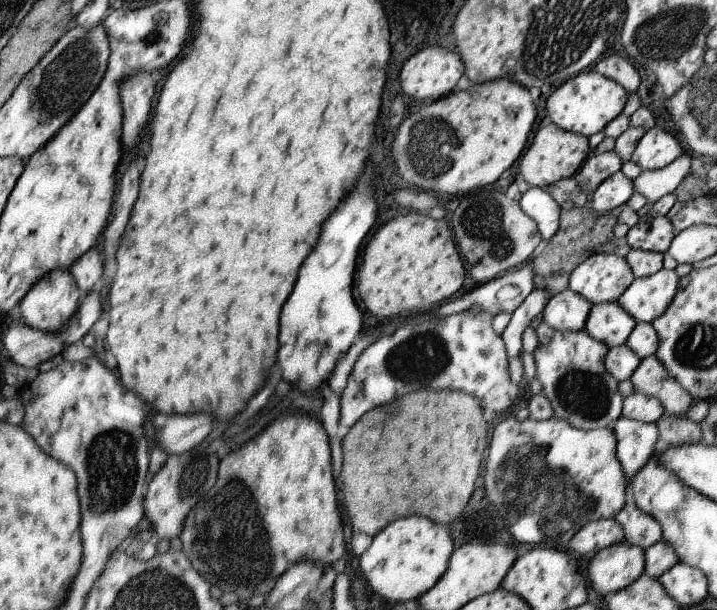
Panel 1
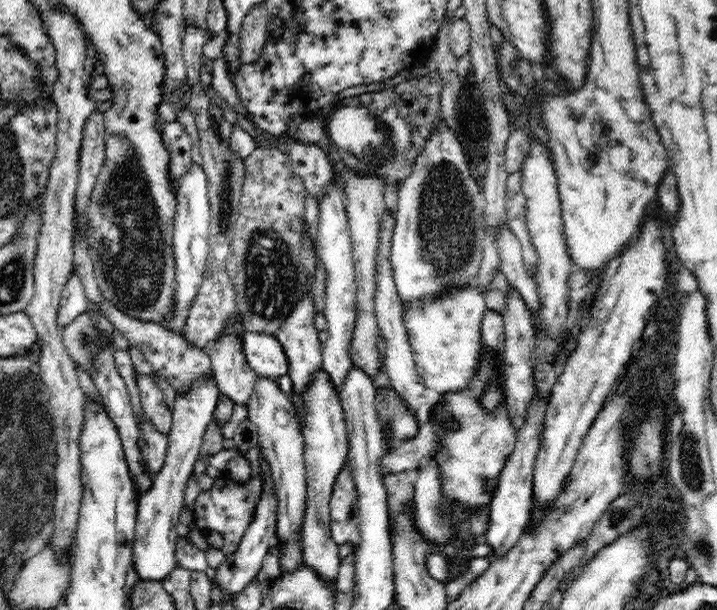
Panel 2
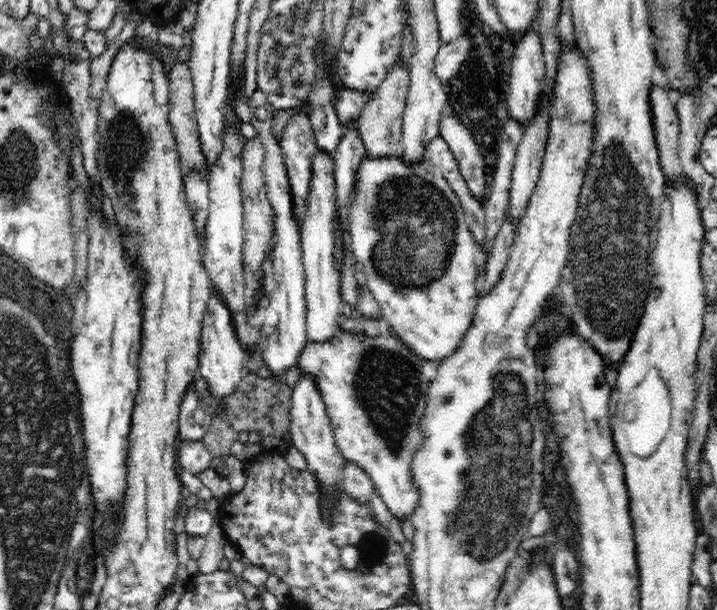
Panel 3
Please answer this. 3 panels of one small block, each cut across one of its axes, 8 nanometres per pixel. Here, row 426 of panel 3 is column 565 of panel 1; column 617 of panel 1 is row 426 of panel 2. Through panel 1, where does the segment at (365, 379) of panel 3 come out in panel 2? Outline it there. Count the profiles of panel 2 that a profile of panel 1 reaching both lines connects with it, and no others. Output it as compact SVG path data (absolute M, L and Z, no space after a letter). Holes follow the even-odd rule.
M394 387L380 389L376 392L375 400L383 436L389 436L398 444L416 438L420 426L416 413L410 411L407 403L401 400Z

